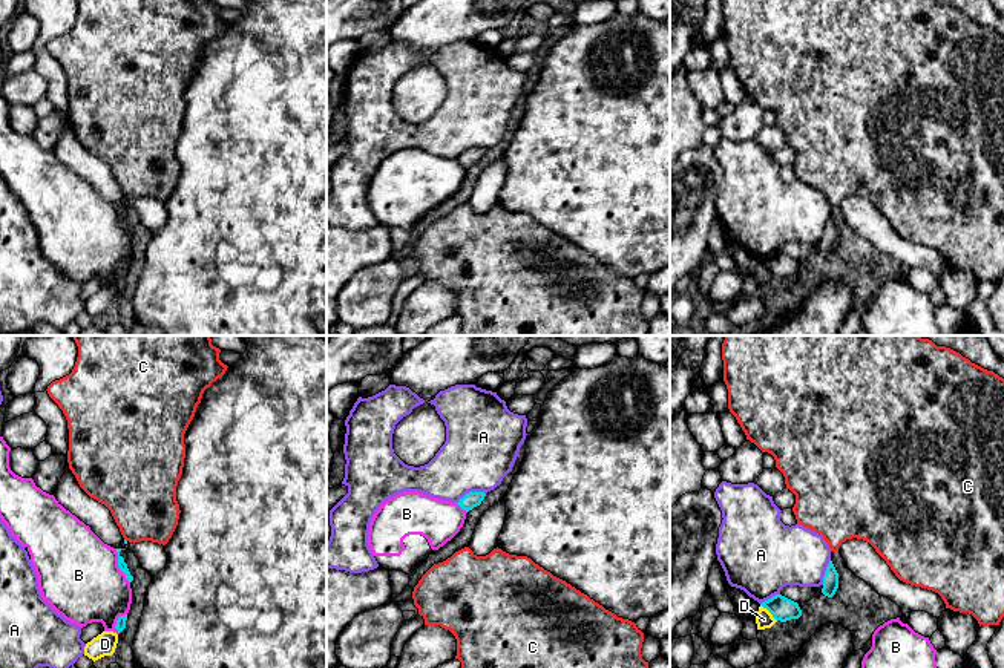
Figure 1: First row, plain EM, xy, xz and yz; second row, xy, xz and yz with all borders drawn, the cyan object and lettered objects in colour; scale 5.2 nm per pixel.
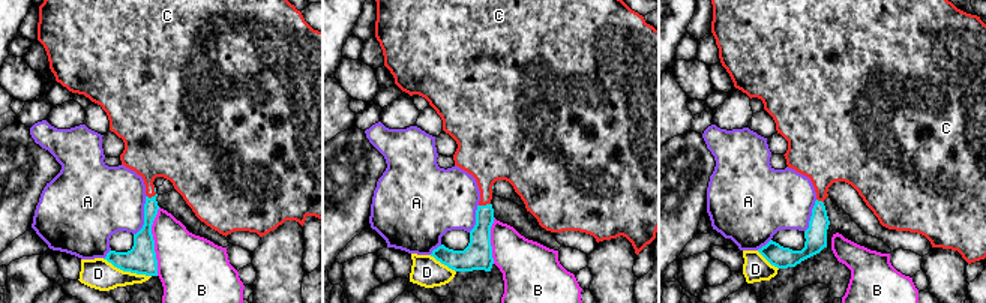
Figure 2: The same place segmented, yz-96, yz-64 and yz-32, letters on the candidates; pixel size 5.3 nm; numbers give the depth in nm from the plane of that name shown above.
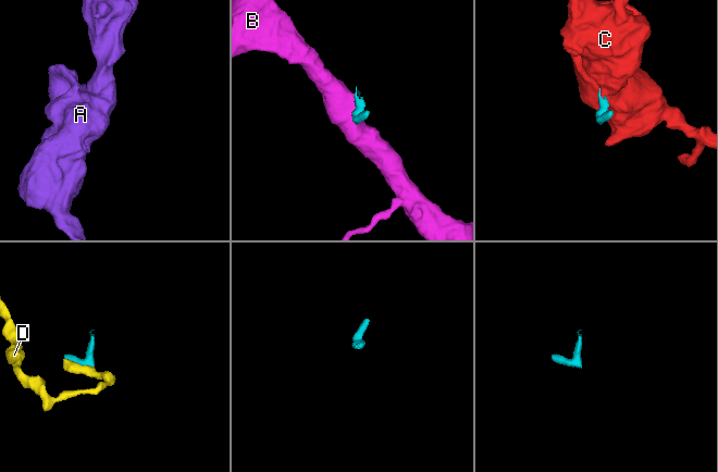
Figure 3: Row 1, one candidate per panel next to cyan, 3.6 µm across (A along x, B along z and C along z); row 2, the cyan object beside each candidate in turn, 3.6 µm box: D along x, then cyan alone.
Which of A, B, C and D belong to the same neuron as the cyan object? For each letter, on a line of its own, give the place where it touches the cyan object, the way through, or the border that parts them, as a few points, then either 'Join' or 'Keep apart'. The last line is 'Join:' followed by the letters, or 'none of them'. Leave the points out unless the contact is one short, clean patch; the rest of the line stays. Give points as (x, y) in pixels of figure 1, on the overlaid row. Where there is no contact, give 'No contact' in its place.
A: Touches cyan at xz (471, 492). Keep apart
B: Touches cyan at xy (118, 566). Boundary: xy (114, 549), (118, 558), (118, 569), (129, 582). Keep apart
C: No contact. Join
D: Touches cyan at yz (770, 612). Boundary: yz (761, 604), (776, 621). Keep apart
Join: C

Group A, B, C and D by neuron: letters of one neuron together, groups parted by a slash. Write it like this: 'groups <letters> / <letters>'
groups A / B / C / D

